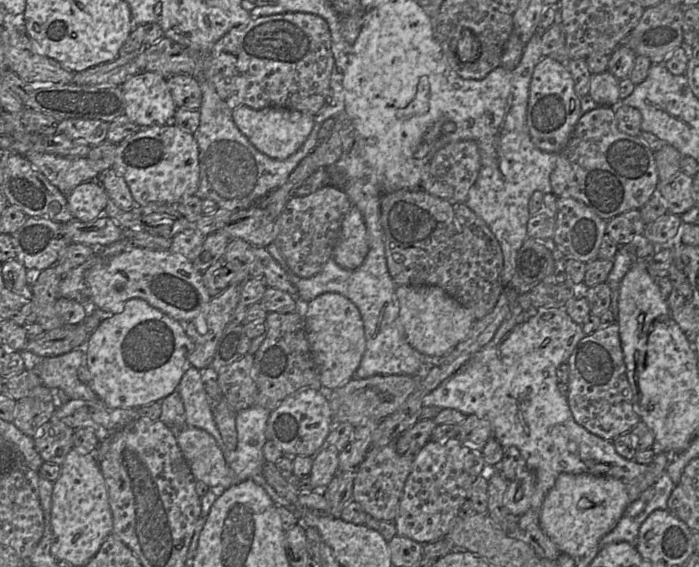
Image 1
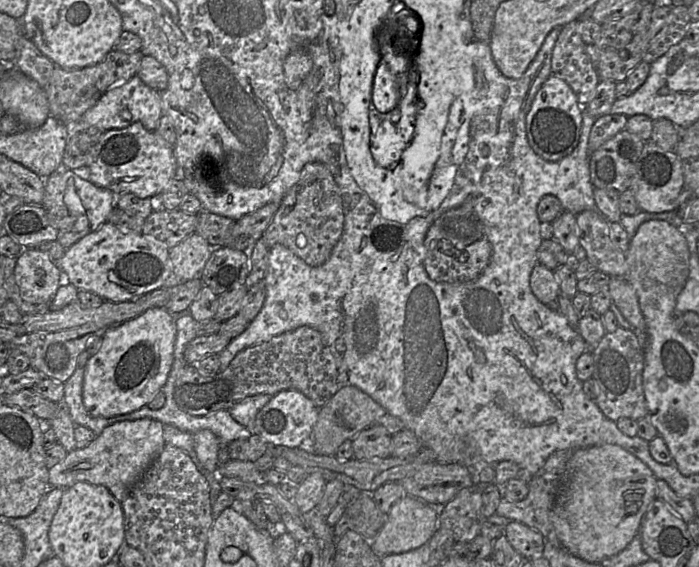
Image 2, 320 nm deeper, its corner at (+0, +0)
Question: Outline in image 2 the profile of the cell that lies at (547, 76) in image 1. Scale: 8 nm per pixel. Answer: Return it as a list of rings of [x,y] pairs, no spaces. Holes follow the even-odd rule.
[[[550,75],[536,93],[526,116],[528,143],[546,161],[559,161],[573,152],[582,129],[582,106],[571,87],[562,79]]]

